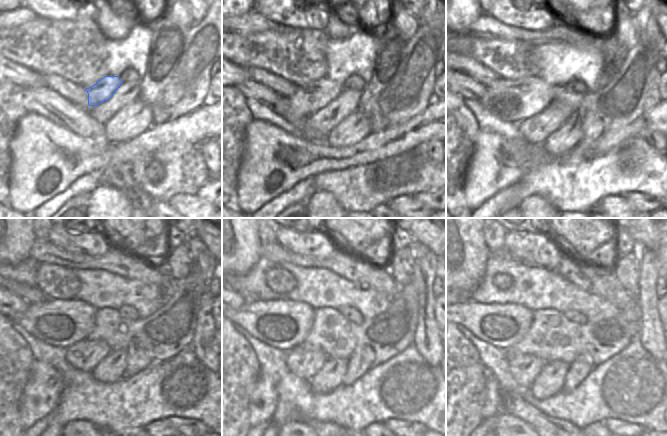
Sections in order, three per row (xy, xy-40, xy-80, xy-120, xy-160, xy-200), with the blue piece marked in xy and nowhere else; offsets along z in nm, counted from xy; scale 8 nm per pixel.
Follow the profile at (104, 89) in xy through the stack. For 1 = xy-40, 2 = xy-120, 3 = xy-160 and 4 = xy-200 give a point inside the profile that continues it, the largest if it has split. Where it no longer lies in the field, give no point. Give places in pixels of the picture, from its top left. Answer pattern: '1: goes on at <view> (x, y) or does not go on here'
1: goes on at xy-40 (307, 100)
2: goes on at xy-120 (64, 323)
3: goes on at xy-160 (283, 324)
4: goes on at xy-200 (502, 325)

